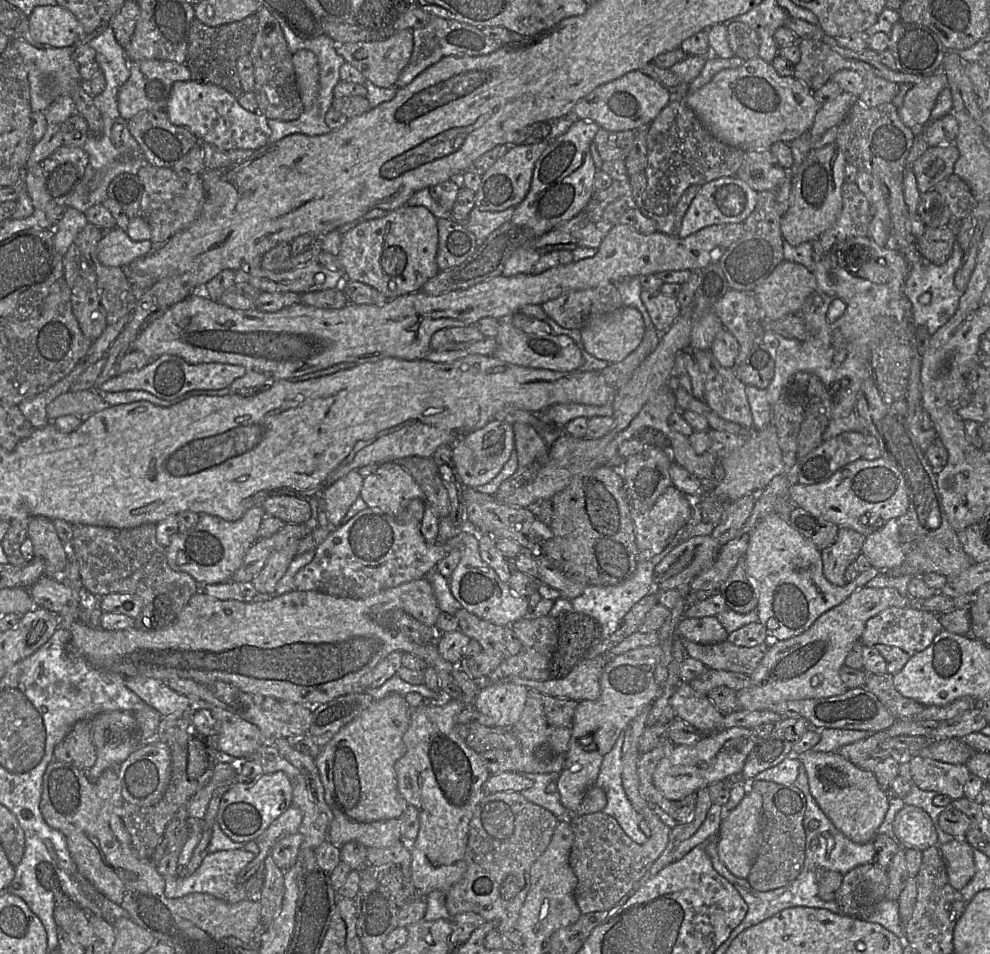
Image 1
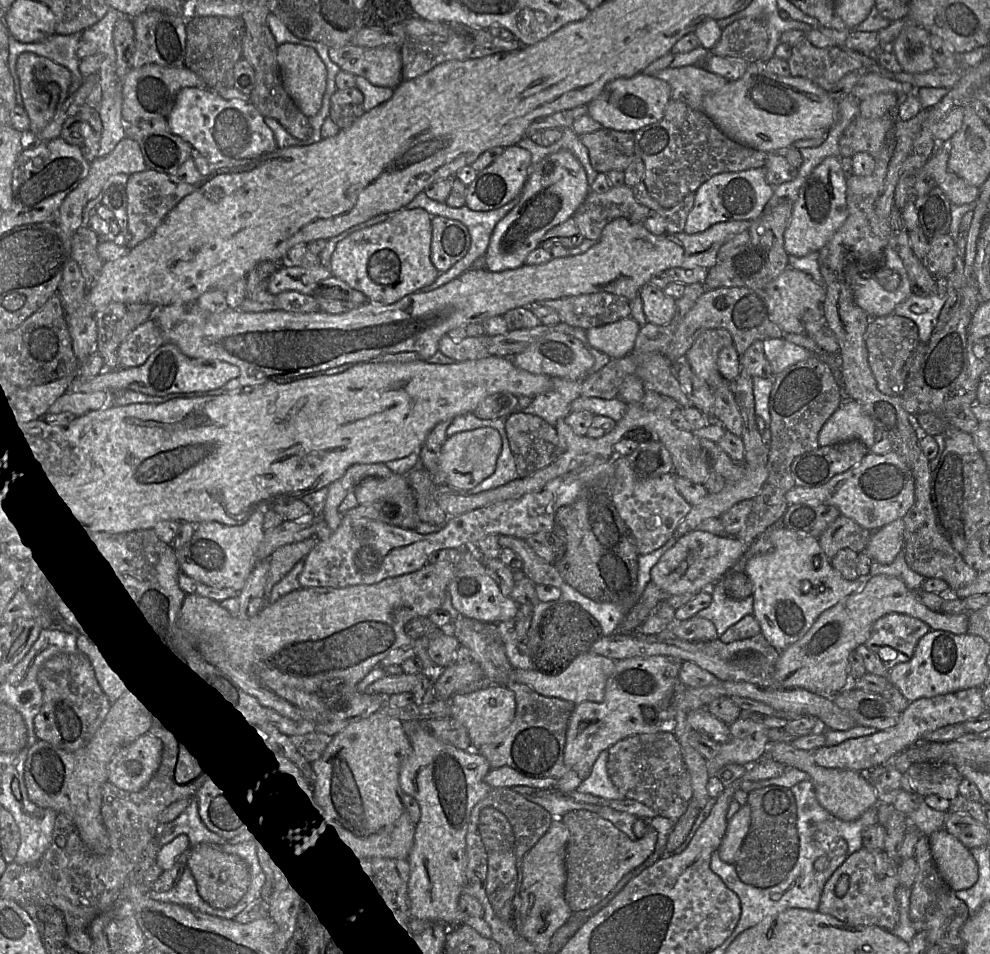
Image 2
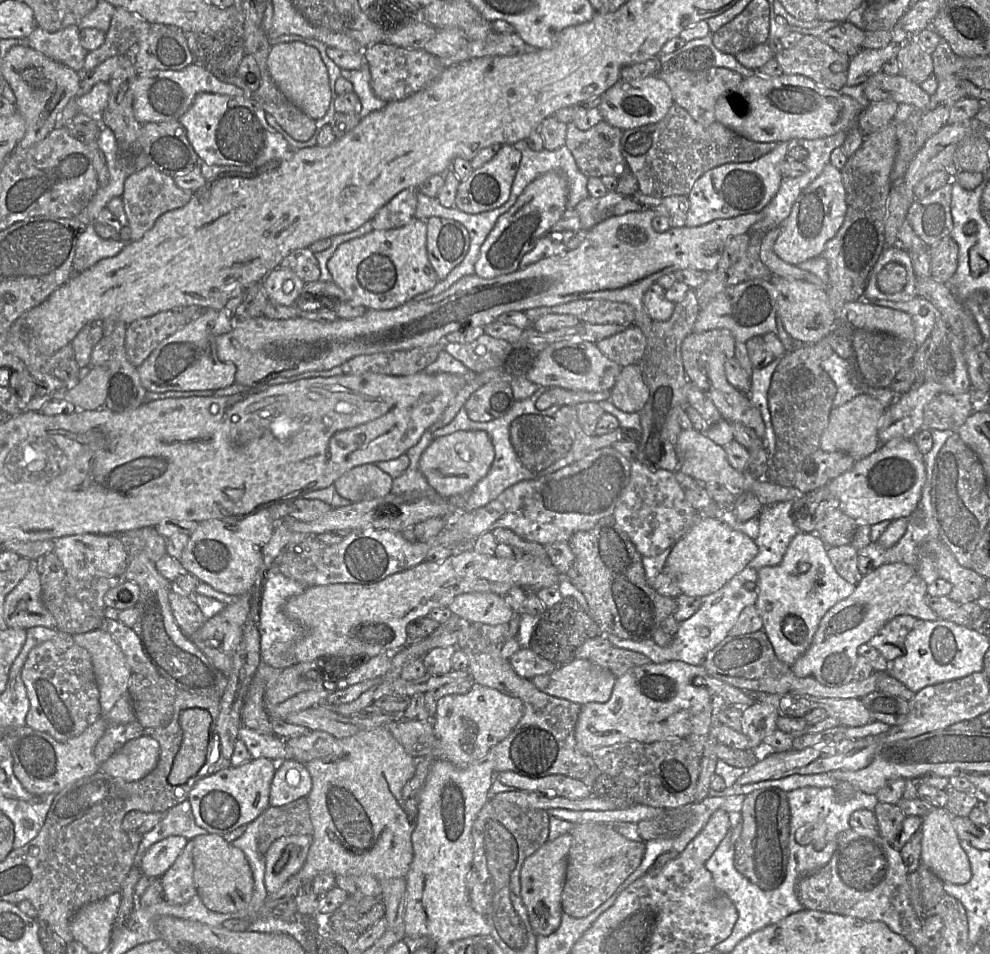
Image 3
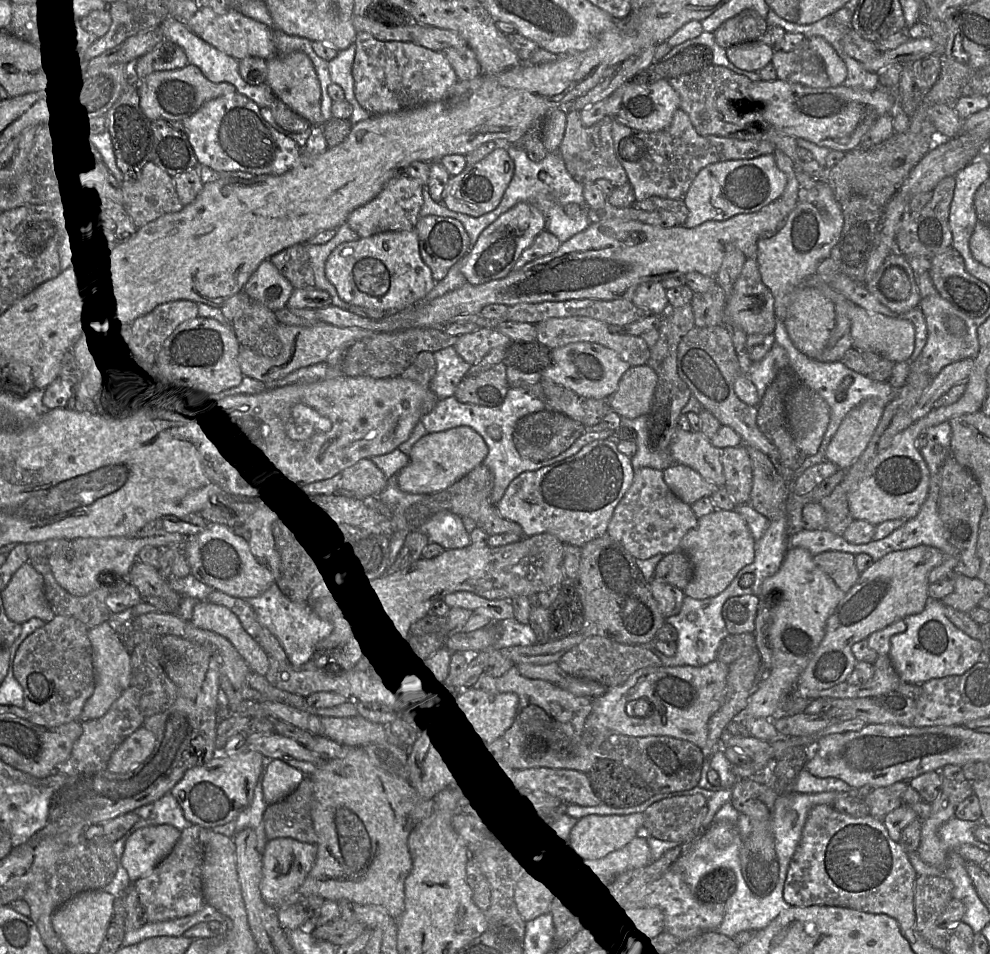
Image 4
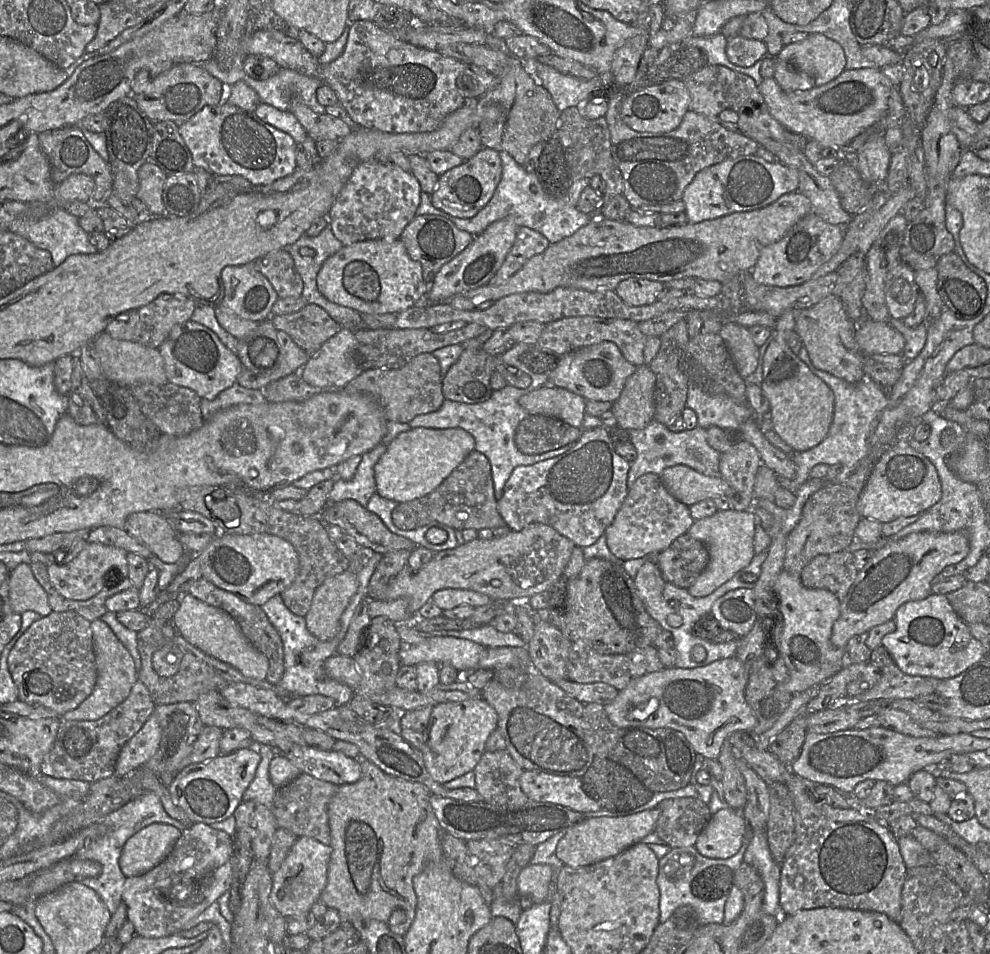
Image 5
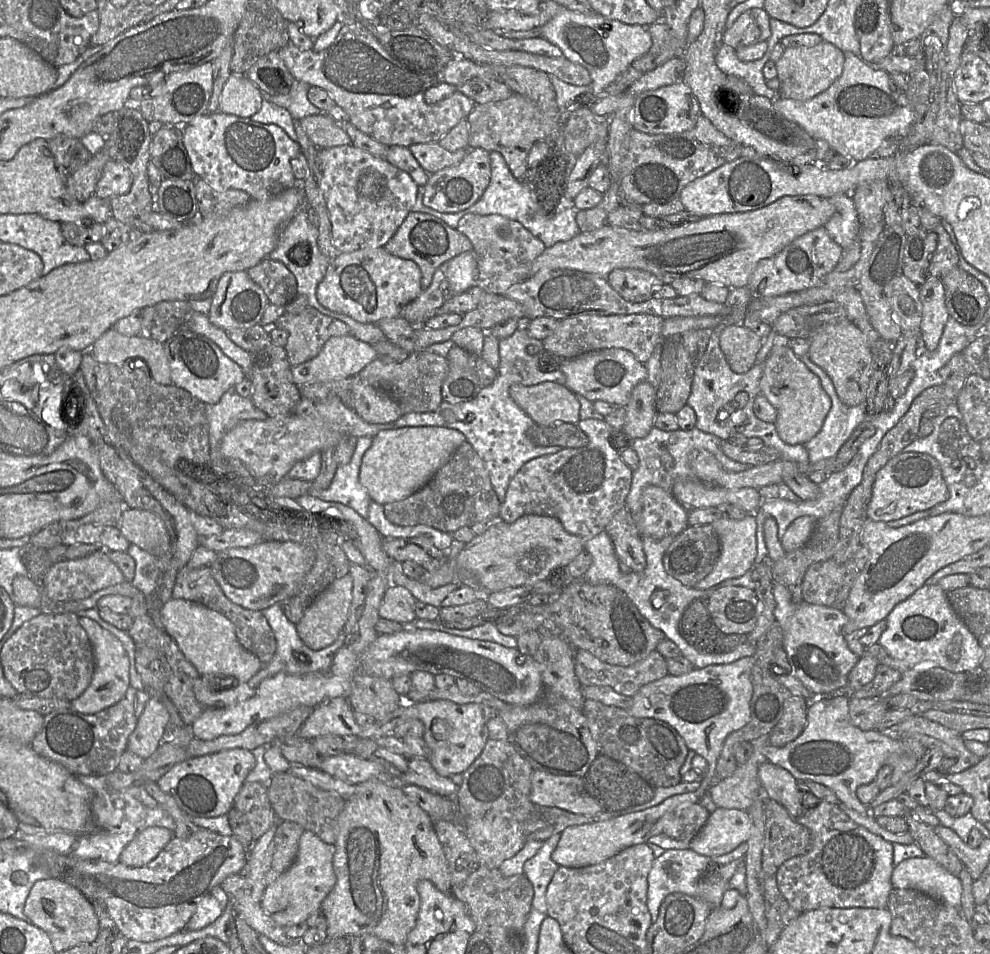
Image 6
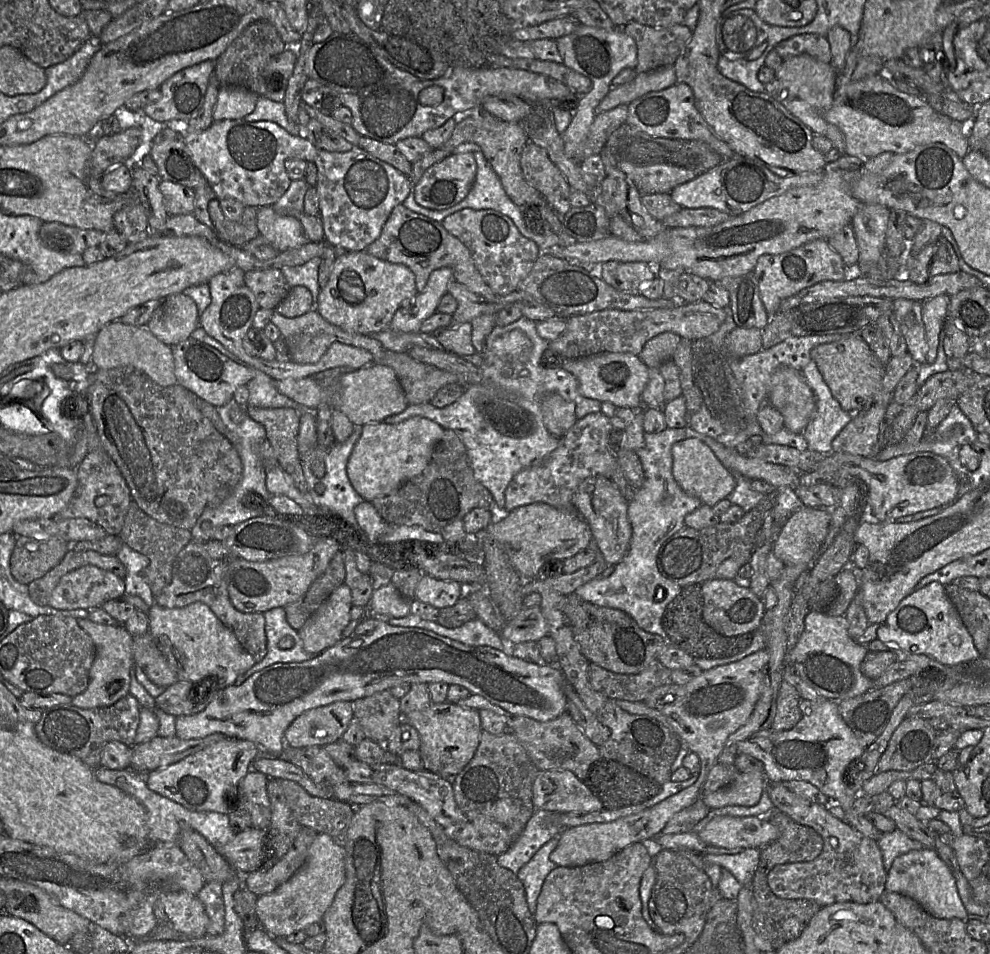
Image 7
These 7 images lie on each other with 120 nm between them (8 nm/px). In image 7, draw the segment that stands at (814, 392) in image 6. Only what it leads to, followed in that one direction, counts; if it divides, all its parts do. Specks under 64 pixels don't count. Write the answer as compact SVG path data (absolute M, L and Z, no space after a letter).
M781 365L772 375L768 403L782 415L784 427L802 433L815 415L816 400L802 371Z

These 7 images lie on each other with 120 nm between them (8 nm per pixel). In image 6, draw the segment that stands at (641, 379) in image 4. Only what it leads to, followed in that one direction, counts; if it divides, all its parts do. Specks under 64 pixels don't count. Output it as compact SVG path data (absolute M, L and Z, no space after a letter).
M647 380L633 388L630 399L624 406L626 421L622 427L630 439L645 437L653 427L657 415L655 396L656 389Z

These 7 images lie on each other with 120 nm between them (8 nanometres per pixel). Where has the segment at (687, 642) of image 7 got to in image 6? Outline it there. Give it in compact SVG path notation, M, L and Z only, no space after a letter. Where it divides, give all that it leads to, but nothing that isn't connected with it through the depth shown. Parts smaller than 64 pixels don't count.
M696 599L684 611L678 629L681 636L702 653L721 654L747 644L748 635L725 634L713 623L706 601Z

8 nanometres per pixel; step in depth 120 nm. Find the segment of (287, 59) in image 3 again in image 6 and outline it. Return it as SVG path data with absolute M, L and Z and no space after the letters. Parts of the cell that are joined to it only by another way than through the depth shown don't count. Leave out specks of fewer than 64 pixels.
M313 114L300 119L299 122L319 149L352 145L348 134L327 114Z

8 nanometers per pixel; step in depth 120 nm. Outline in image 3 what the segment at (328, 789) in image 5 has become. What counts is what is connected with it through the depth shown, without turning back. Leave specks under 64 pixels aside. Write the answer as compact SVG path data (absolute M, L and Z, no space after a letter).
M307 797L280 806L269 806L263 813L258 850L265 856L271 844L280 837L311 835L313 825Z

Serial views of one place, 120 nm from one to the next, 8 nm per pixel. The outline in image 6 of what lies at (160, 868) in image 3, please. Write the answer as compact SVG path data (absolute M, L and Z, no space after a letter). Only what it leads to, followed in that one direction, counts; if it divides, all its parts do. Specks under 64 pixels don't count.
M148 827L125 847L120 862L129 867L142 867L151 862L174 837L165 827Z

